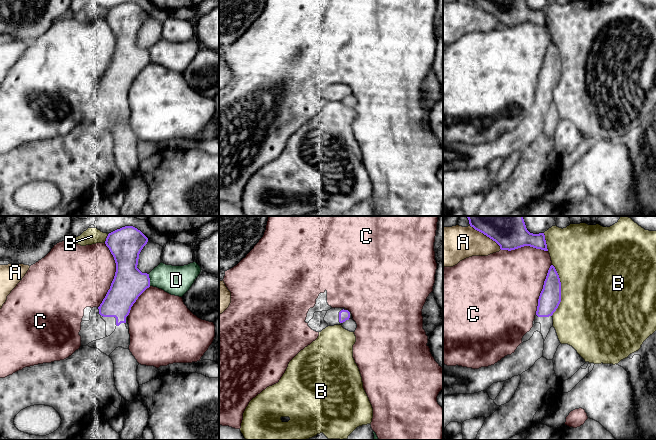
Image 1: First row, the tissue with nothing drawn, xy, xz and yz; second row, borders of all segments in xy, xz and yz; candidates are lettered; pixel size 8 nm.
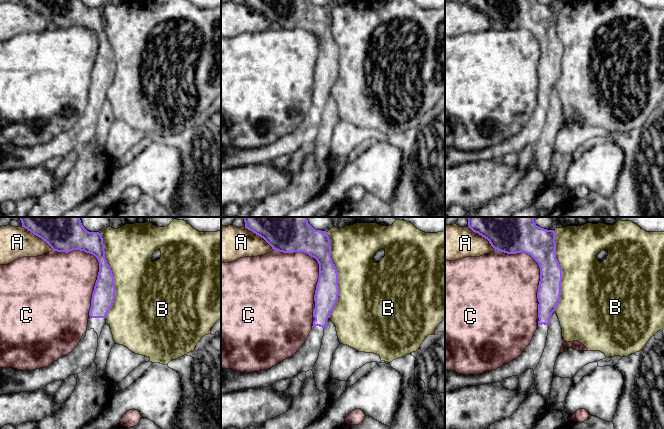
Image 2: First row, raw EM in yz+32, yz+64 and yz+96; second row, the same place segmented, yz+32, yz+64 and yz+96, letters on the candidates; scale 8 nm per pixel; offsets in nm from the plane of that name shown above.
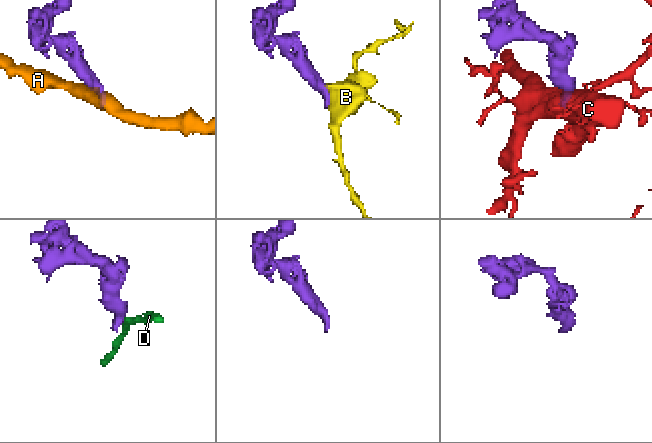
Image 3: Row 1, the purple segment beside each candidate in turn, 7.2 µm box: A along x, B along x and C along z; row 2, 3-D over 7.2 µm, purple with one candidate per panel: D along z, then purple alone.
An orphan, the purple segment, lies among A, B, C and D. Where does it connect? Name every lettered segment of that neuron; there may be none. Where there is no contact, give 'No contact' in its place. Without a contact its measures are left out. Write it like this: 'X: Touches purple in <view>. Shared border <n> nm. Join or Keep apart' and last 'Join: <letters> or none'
A: Touches purple in yz. Shared border 320 nm. Keep apart
B: Touches purple in yz. Shared border 420 nm. Keep apart
C: Touches purple in xy. Shared border 500 nm. Keep apart
D: Touches purple in xy. Shared border 100 nm. Keep apart
Join: none

